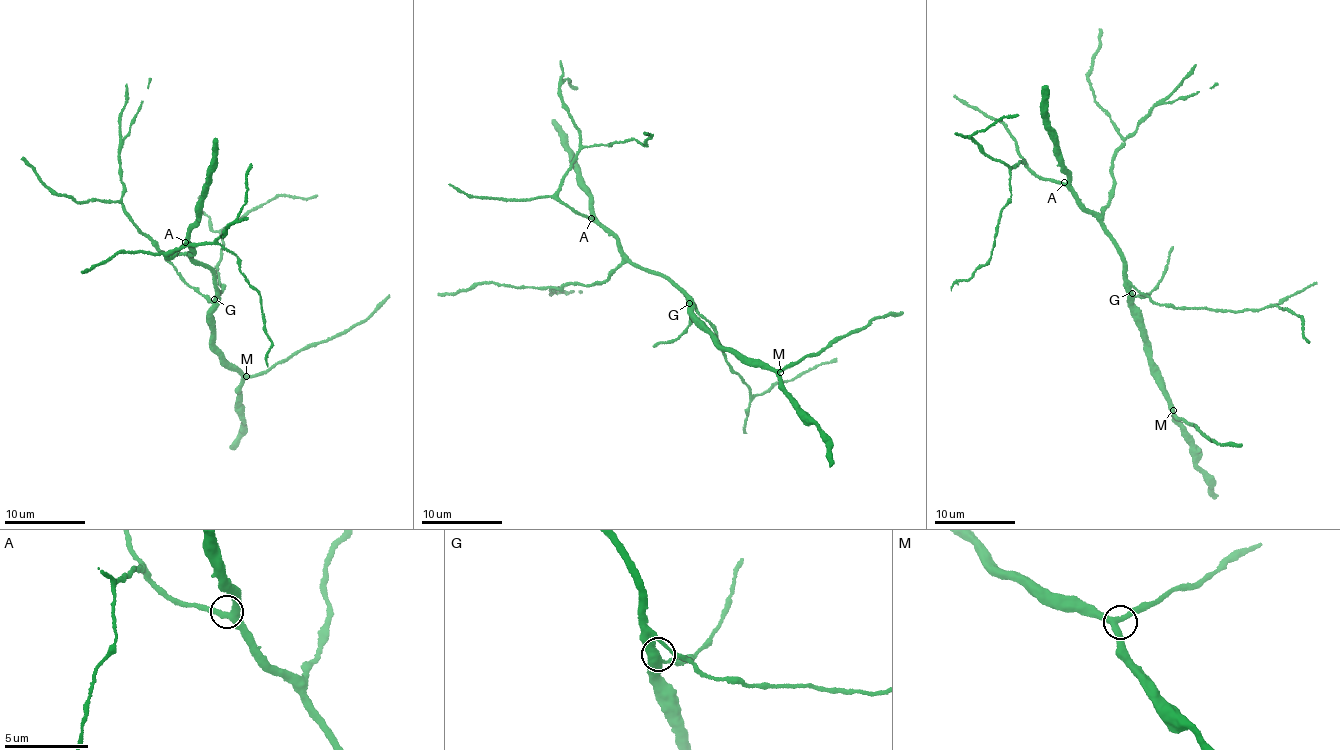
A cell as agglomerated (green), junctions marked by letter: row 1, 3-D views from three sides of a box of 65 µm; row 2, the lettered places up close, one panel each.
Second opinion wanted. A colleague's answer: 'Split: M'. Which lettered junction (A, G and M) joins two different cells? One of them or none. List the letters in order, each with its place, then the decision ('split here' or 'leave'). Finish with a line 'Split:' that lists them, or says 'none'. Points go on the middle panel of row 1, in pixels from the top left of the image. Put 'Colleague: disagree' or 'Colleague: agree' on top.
Colleague: disagree
A: place (591, 218); leave
G: place (689, 303); leave
M: place (780, 372); leave
Split: none

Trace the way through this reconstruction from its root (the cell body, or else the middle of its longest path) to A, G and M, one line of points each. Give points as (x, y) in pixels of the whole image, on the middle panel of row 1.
A: (668, 279), (632, 262), (619, 243), (591, 218)
G: (668, 279), (688, 302)
M: (668, 279), (694, 308), (696, 316), (722, 348), (780, 372)

